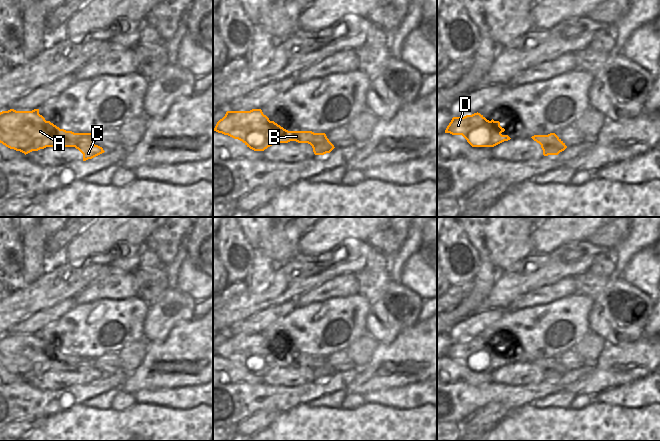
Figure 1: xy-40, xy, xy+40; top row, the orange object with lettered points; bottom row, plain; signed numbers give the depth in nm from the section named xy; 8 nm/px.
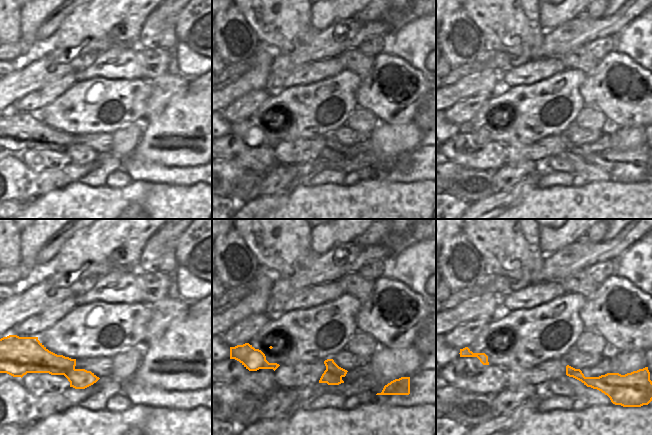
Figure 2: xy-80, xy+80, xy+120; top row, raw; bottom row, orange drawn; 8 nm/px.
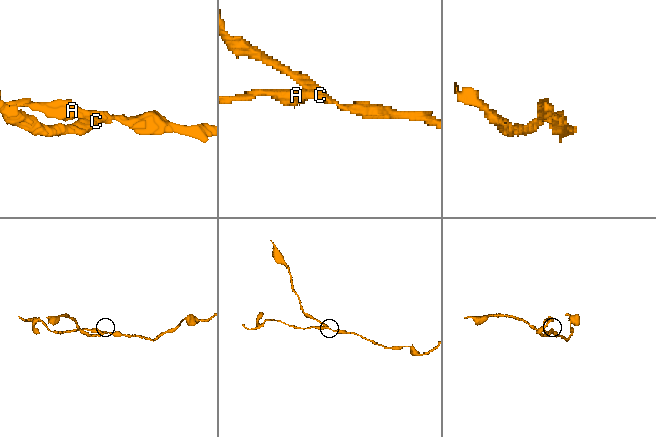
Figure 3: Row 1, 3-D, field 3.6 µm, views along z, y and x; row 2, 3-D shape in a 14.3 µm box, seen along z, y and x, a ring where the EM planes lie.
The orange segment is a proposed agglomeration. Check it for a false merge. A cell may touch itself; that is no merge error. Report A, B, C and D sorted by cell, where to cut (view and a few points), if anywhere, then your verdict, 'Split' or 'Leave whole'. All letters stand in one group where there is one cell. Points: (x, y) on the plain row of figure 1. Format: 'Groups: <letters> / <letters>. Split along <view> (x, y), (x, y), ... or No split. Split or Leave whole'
Groups: A B D / C. Split along xy (311, 369), (330, 367), (333, 372). Split.

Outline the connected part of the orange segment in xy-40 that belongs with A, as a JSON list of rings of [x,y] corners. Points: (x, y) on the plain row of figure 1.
[[[10,333],[0,336],[0,367],[25,379],[46,371],[76,371],[80,367],[95,368],[92,357],[74,357],[60,353],[39,338],[39,333],[32,335],[16,335]]]

